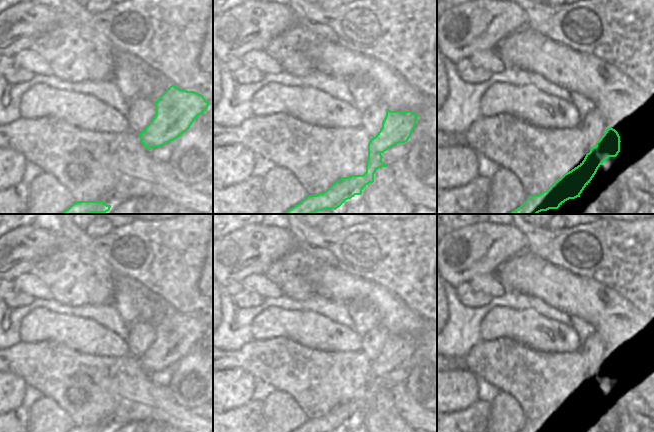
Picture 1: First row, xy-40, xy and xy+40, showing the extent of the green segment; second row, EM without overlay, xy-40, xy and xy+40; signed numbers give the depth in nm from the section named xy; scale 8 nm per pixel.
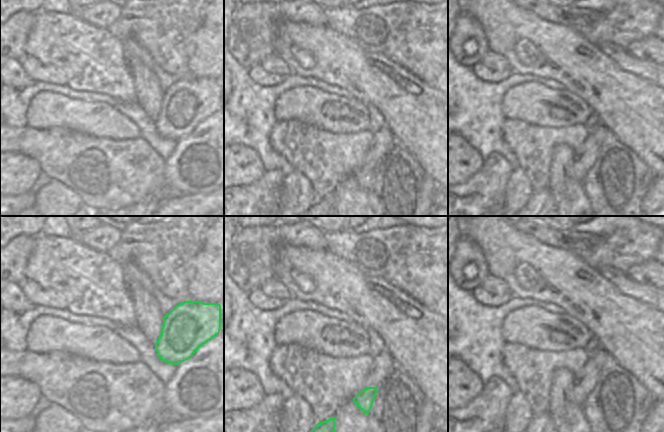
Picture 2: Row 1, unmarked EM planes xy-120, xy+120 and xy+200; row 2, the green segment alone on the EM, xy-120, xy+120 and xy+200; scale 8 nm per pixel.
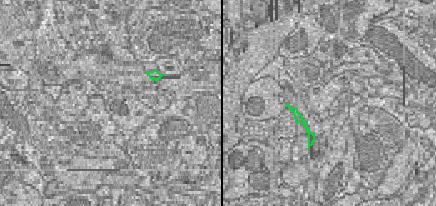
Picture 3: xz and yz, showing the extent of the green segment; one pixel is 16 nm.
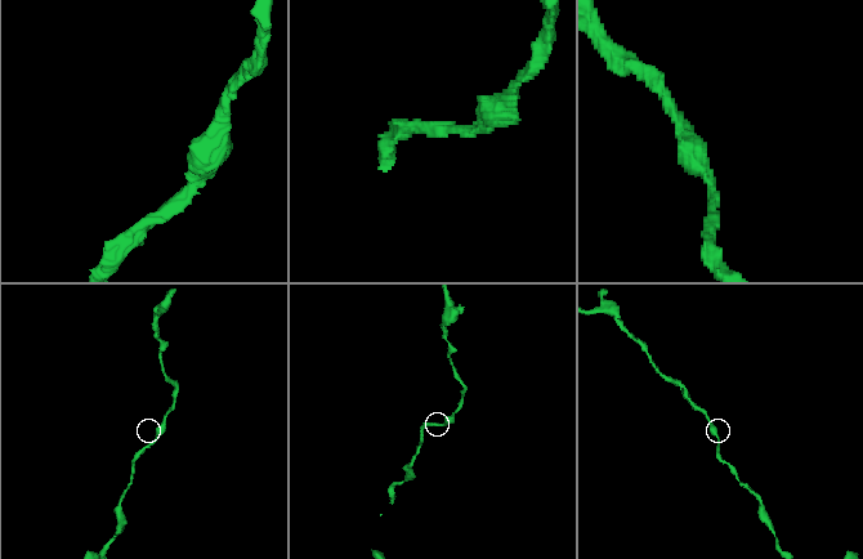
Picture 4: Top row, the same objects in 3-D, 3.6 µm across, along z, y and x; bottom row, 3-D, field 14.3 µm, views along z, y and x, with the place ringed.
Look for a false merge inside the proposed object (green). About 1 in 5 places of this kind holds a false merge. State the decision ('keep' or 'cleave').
keep

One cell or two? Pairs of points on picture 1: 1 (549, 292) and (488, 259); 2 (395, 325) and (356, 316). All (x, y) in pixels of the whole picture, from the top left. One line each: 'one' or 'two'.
1: two
2: two

